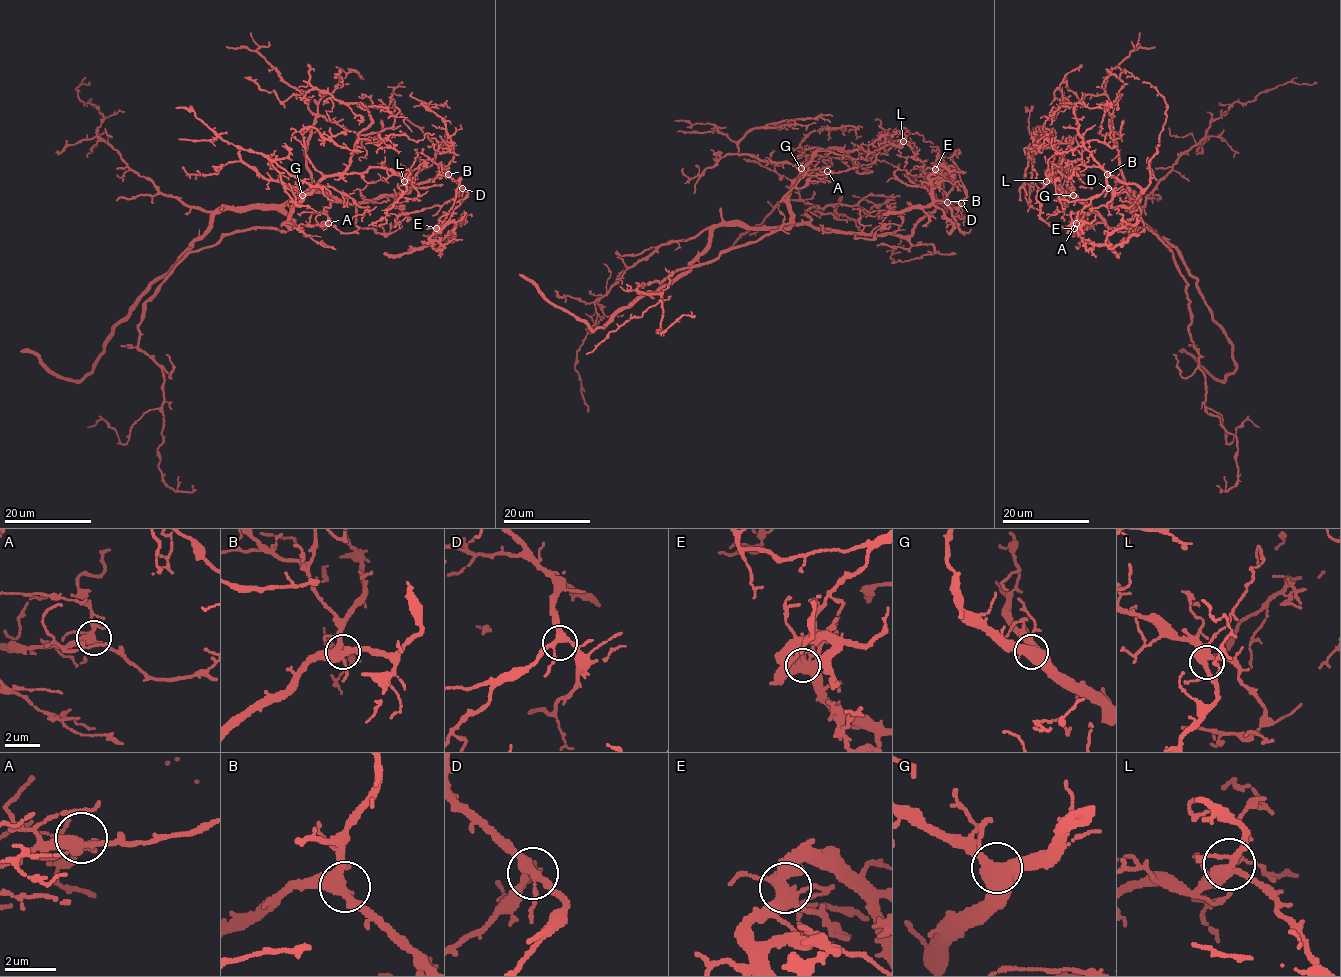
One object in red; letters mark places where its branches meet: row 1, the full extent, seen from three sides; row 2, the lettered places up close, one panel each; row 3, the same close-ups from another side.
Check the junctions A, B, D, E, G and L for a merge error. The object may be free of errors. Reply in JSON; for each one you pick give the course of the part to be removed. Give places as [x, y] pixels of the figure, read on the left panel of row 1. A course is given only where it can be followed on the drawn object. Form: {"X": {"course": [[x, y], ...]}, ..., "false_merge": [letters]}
{"E": {"course": [[436, 228], [431, 238], [434, 243], [465, 216], [472, 216]]}, "false_merge": ["E"]}

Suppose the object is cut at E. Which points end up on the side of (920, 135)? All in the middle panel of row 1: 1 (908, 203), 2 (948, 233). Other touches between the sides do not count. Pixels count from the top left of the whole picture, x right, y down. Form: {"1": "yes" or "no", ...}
{"1": "no", "2": "no"}

